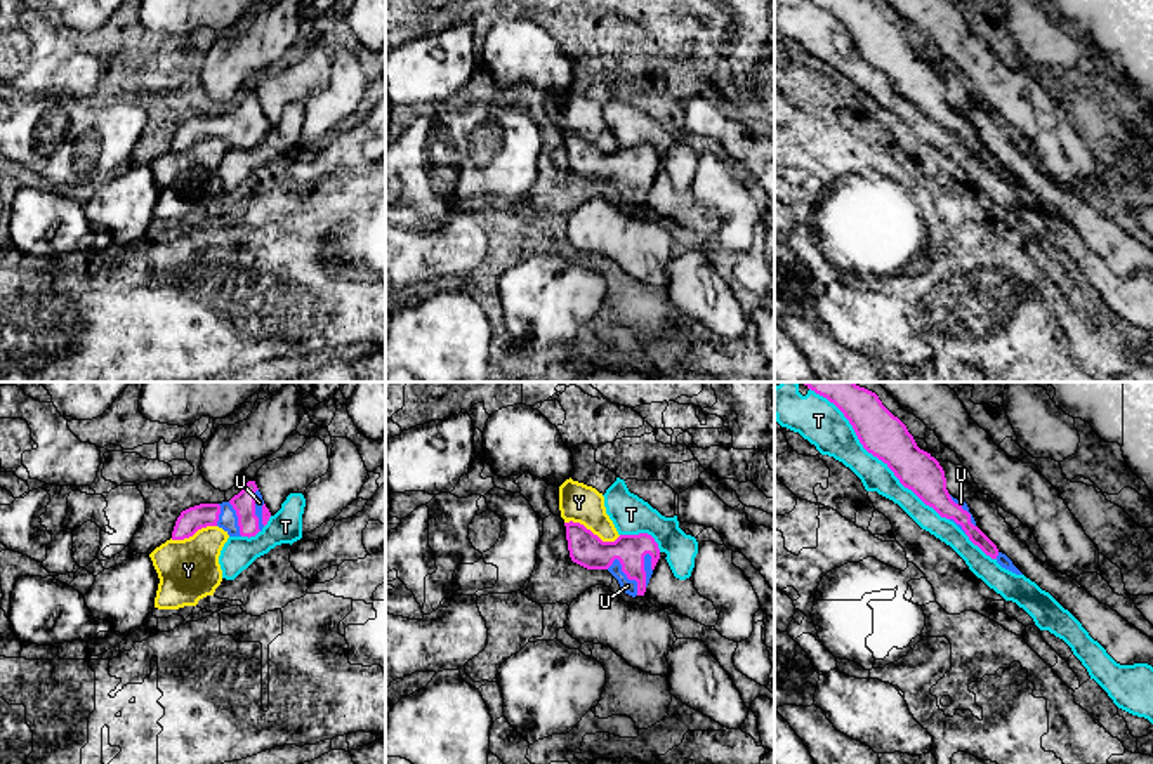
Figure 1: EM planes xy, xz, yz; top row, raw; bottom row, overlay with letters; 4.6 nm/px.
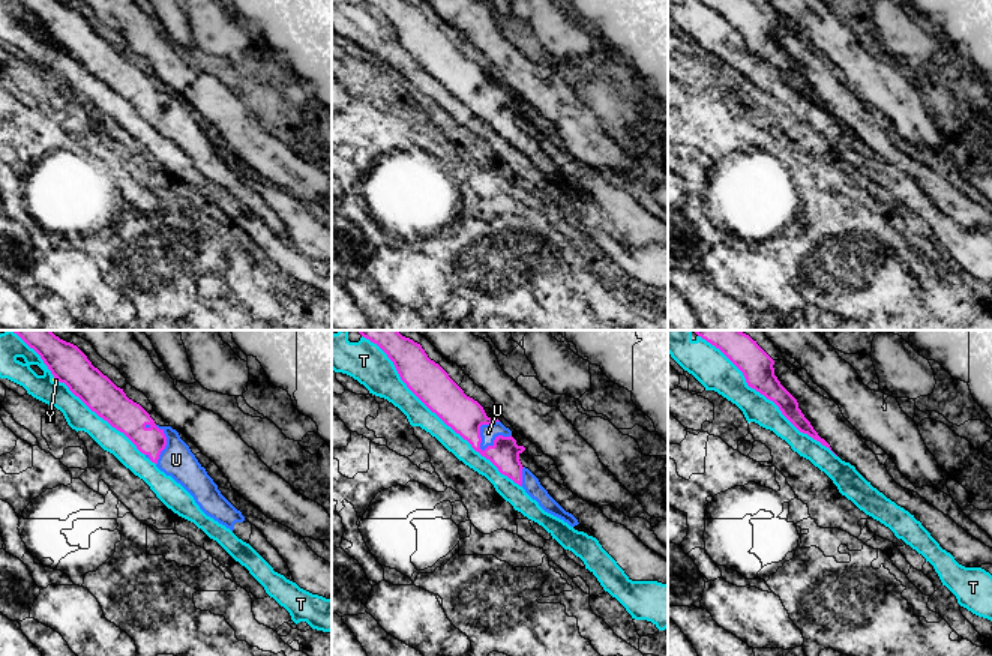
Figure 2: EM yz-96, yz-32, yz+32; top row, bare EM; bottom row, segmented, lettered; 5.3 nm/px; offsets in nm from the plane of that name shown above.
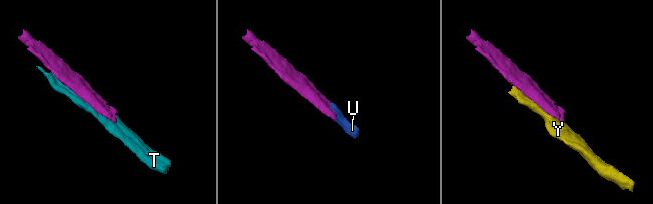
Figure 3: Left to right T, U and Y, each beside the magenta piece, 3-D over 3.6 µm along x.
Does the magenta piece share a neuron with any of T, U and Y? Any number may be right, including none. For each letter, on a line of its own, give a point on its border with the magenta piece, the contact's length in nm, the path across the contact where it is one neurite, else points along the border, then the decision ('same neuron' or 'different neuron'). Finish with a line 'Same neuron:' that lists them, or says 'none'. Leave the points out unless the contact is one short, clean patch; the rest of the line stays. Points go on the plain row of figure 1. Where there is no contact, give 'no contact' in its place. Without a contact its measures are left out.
T: meets magenta in yz at (874, 66); contact 900 nm long; different neuron
U: meets magenta in xy at (254, 120); contact 200 nm long; runs through xy (243, 113), (254, 120), (259, 113); same neuron
Y: meets magenta in xz at (591, 143); contact 280 nm long; different neuron
Same neuron: U

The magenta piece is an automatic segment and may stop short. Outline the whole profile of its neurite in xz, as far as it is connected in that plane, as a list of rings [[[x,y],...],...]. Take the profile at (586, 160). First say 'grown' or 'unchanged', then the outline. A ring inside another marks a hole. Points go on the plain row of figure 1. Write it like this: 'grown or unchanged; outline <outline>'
grown; outline [[[570,132],[564,137],[573,174],[587,181],[608,181],[625,205],[644,207],[660,170],[658,155],[651,146],[620,146],[615,153],[603,153],[580,134]]]

